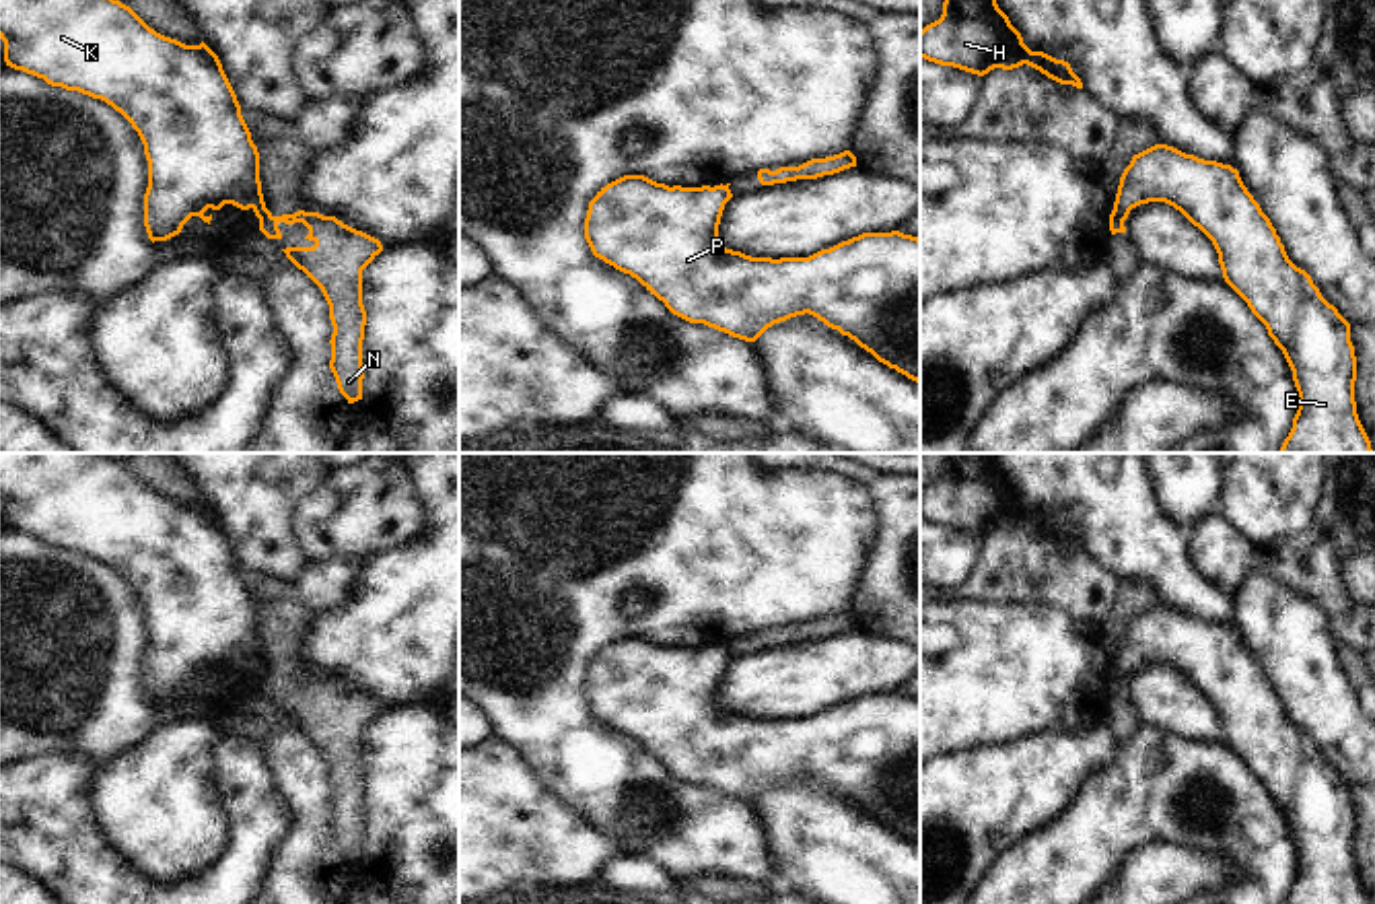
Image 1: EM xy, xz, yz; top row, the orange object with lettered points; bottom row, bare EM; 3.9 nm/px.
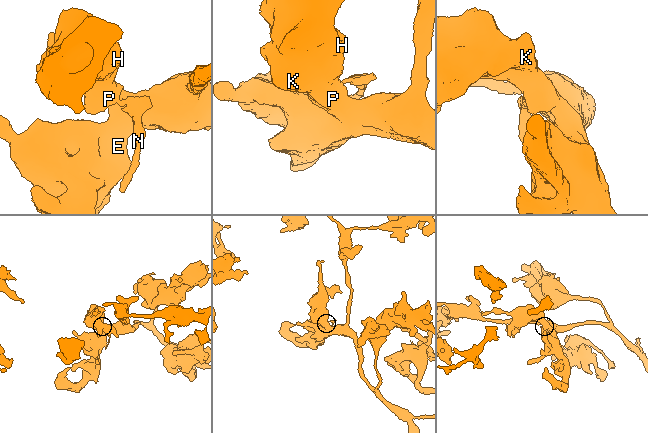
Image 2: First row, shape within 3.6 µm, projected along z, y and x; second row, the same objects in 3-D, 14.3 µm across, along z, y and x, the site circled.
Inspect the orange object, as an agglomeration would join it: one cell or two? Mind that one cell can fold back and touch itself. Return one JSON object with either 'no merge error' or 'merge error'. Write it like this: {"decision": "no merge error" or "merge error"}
{"decision": "merge error"}

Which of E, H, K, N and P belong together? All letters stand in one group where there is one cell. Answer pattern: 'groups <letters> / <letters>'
groups E H K P / N

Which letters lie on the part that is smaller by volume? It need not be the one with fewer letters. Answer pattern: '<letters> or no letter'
N

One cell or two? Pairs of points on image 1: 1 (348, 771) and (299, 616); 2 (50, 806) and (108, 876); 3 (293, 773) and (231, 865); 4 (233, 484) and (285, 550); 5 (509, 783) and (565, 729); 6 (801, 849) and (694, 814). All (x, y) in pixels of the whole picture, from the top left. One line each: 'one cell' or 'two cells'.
1: one cell
2: one cell
3: two cells
4: one cell
5: two cells
6: two cells

